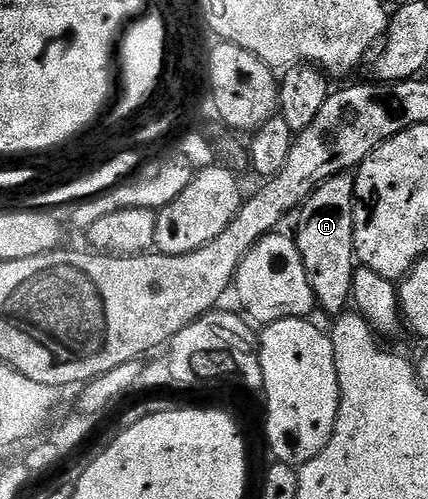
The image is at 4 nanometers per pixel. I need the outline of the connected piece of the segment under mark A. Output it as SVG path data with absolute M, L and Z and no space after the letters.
M342 172L321 182L321 186L317 186L317 190L313 190L311 197L302 204L298 216L299 229L293 232L293 239L297 250L301 250L301 262L305 262L305 274L309 274L309 286L313 286L315 303L328 312L328 317L334 318L351 304L353 274L357 267L353 242L354 175Z

